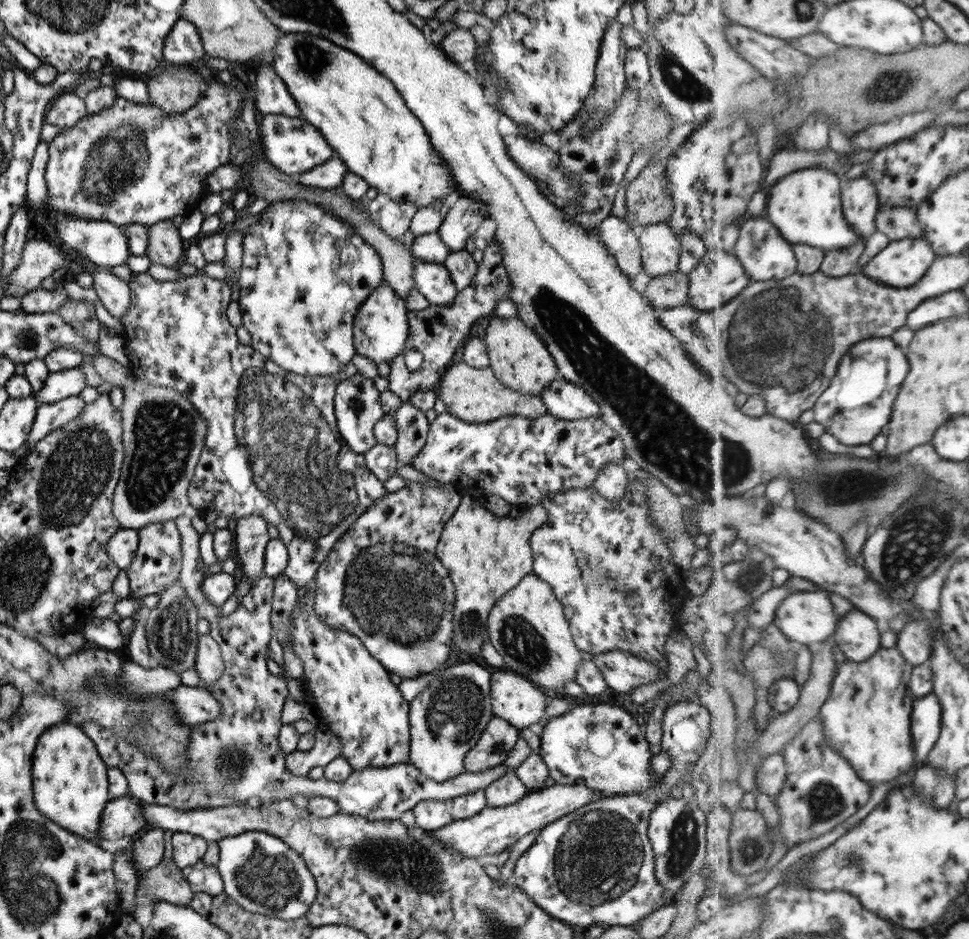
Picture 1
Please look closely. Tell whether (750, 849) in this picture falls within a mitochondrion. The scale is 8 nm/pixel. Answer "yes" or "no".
yes

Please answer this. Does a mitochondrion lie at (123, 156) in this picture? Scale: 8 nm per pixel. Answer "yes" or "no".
yes

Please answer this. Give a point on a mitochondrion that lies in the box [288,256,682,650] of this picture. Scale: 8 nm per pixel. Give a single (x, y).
(597, 576)

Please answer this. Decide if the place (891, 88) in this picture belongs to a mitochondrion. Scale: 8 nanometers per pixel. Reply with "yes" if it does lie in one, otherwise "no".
yes

